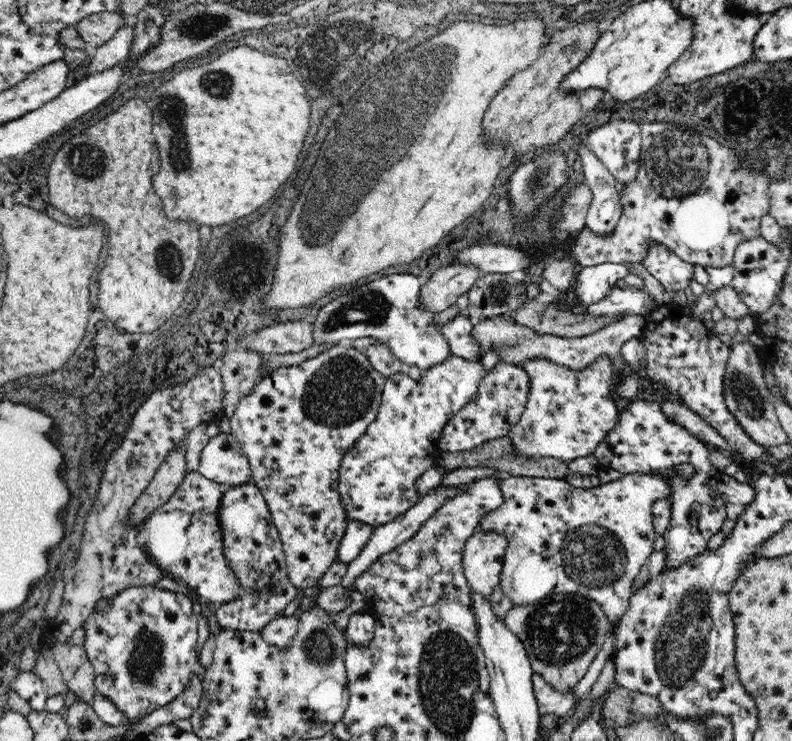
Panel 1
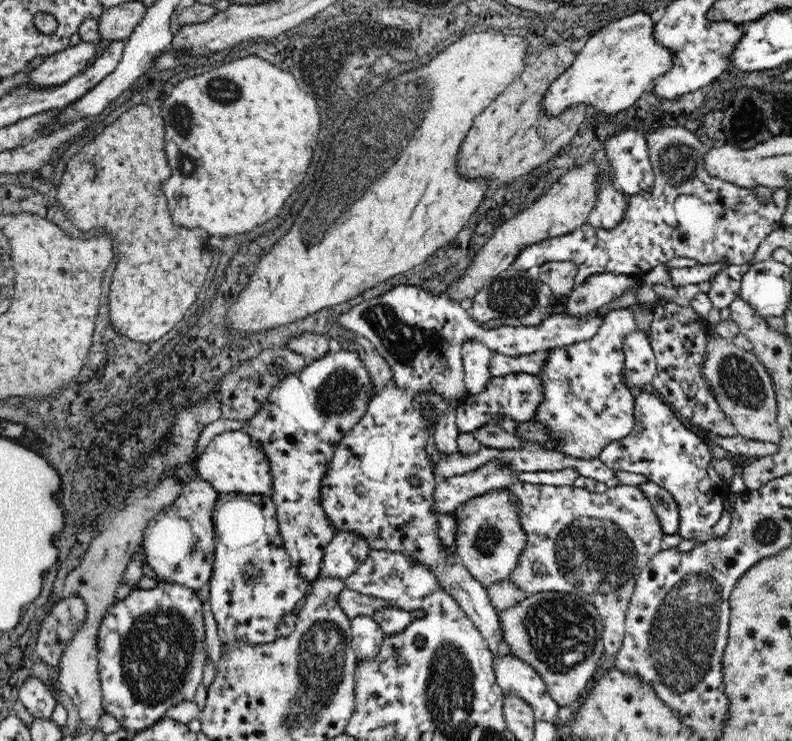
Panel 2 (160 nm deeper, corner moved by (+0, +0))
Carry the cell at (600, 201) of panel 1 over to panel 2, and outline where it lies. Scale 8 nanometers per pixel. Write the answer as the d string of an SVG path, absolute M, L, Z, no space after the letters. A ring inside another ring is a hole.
M600 183L597 190L596 204L591 210L587 222L596 228L610 230L624 218L626 198L624 192L612 183Z

